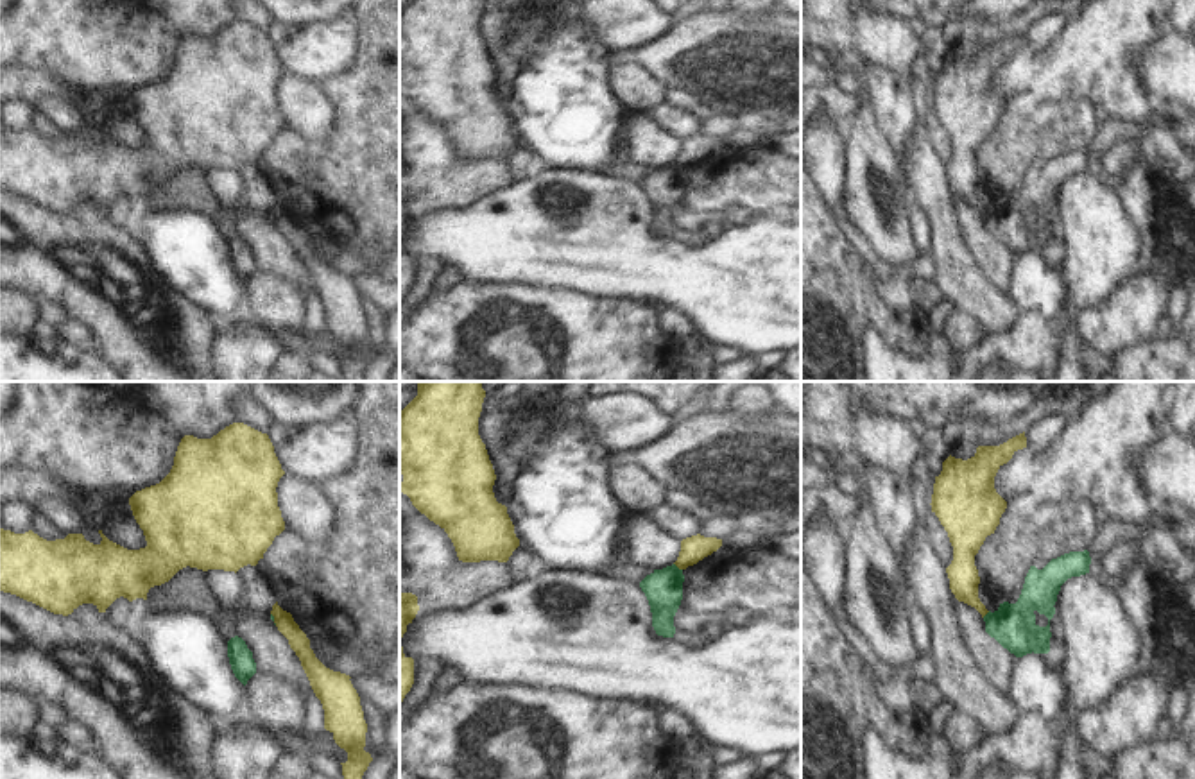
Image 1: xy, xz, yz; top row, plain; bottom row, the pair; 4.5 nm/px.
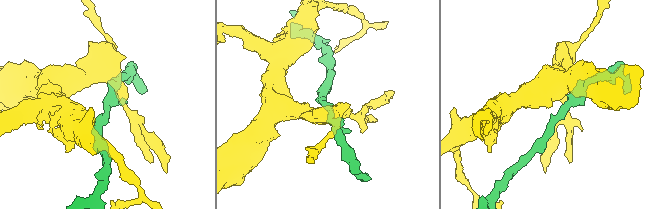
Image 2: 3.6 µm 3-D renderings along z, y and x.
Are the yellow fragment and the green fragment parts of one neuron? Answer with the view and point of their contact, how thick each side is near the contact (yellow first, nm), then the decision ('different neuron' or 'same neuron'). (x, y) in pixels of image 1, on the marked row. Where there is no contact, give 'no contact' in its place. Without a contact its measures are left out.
xz (678, 566) | 120/170 nm | different neuron

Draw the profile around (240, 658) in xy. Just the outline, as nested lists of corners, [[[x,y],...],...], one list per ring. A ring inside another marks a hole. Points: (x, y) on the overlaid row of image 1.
[[[235,636],[228,641],[228,657],[235,677],[245,686],[256,673],[256,663],[242,638]]]

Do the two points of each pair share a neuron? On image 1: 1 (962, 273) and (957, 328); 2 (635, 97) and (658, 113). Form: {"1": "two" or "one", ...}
{"1": "two", "2": "two"}

